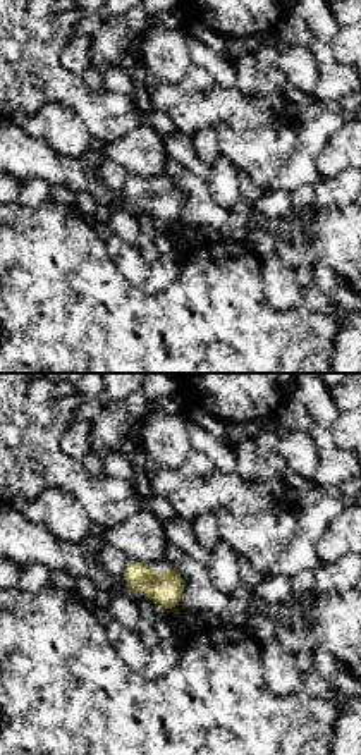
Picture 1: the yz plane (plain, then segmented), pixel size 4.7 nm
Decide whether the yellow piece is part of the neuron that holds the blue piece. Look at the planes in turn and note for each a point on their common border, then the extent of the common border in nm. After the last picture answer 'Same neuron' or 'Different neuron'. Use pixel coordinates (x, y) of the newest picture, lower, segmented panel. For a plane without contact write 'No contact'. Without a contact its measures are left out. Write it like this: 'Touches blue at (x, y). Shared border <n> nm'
Touches blue at (160, 571). Shared border 50 nm

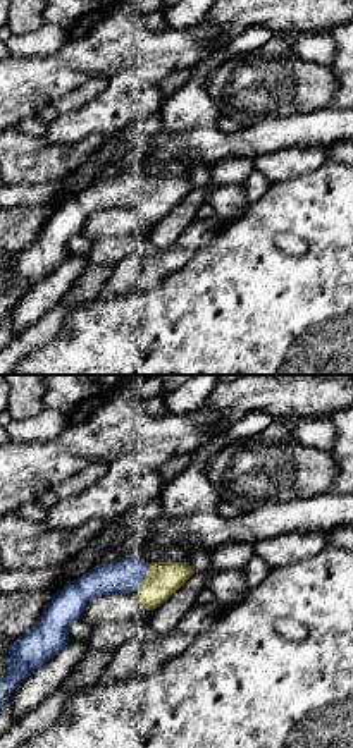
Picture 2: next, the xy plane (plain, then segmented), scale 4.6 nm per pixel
Touches blue at (143, 580). Shared border 120 nm

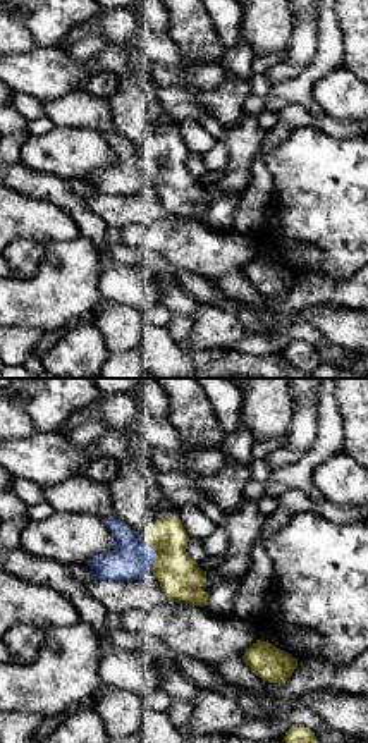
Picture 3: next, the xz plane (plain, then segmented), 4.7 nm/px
Touches blue at (153, 558). Shared border 120 nm

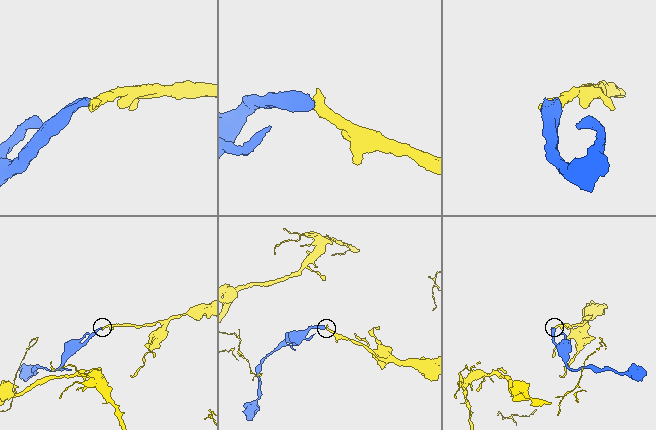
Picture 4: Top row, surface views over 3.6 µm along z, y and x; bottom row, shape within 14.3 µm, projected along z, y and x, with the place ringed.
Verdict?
Same neuron

